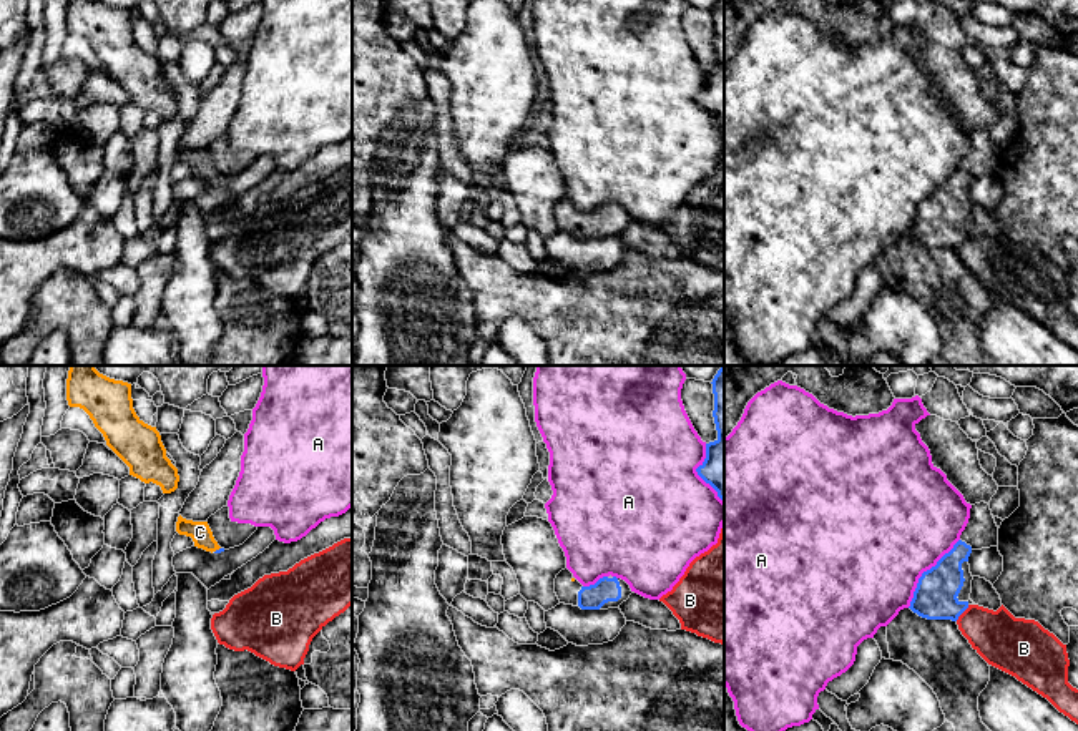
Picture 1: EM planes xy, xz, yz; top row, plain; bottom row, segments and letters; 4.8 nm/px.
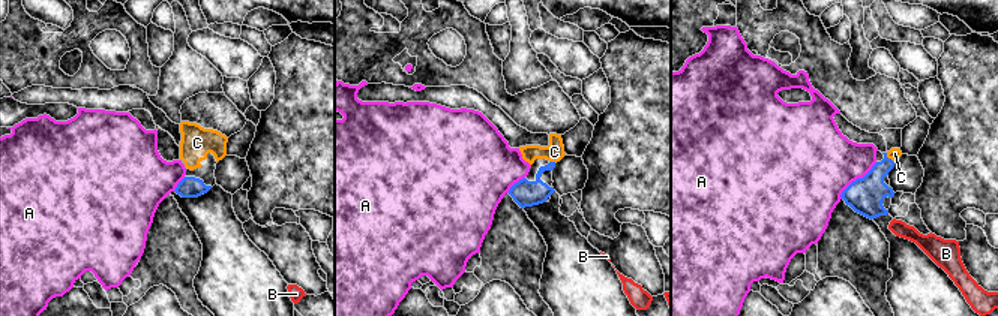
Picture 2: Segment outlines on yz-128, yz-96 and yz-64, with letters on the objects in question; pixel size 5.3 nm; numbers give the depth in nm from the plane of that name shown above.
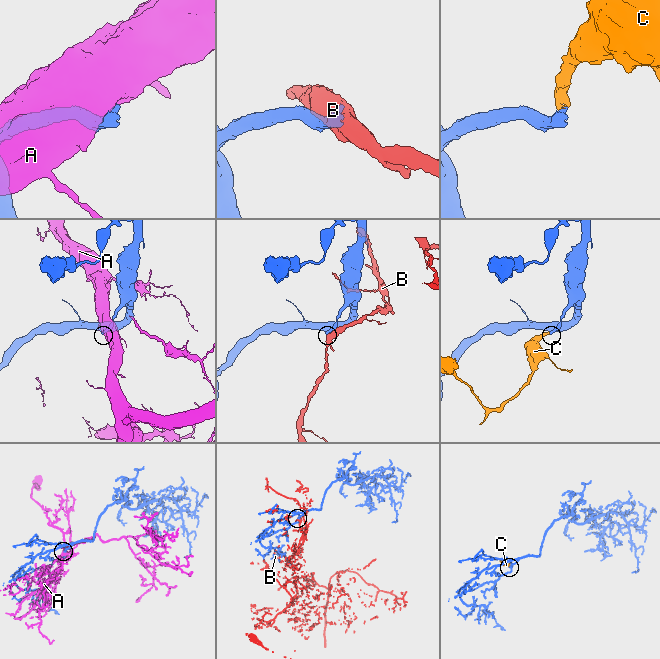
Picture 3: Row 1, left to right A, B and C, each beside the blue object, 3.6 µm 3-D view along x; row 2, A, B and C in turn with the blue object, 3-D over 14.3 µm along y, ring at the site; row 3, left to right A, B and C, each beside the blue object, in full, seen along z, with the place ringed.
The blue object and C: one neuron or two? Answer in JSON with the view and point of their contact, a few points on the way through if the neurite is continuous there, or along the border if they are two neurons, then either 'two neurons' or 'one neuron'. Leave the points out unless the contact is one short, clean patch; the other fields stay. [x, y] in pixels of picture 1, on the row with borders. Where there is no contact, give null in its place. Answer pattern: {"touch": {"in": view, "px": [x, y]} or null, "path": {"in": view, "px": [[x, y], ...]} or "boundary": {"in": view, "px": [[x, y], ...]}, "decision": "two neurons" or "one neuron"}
{"touch": {"in": "xy", "px": [216, 550]}, "path": {"in": "xy", "px": [[220, 550], [216, 550], [200, 532]]}, "decision": "one neuron"}

